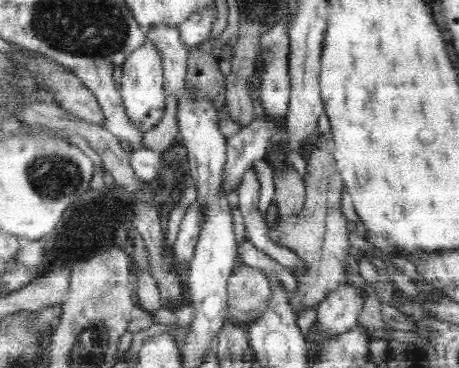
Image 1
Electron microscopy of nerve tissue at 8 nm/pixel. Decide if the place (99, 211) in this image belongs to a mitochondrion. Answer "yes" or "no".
yes

